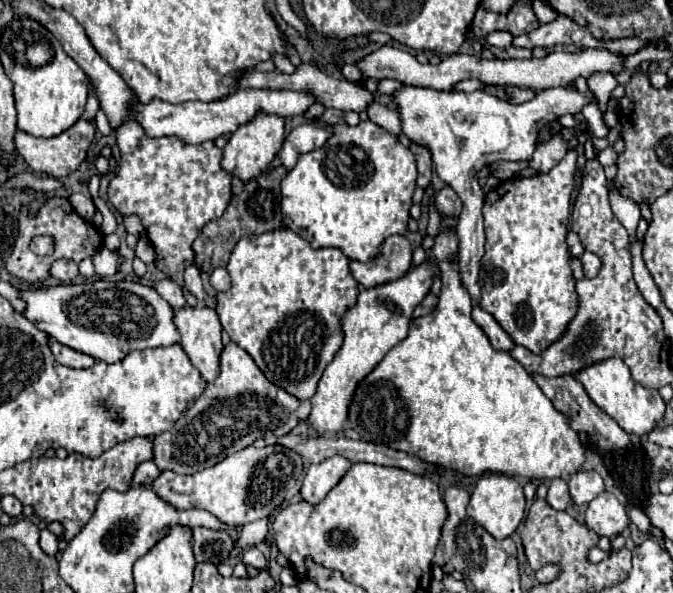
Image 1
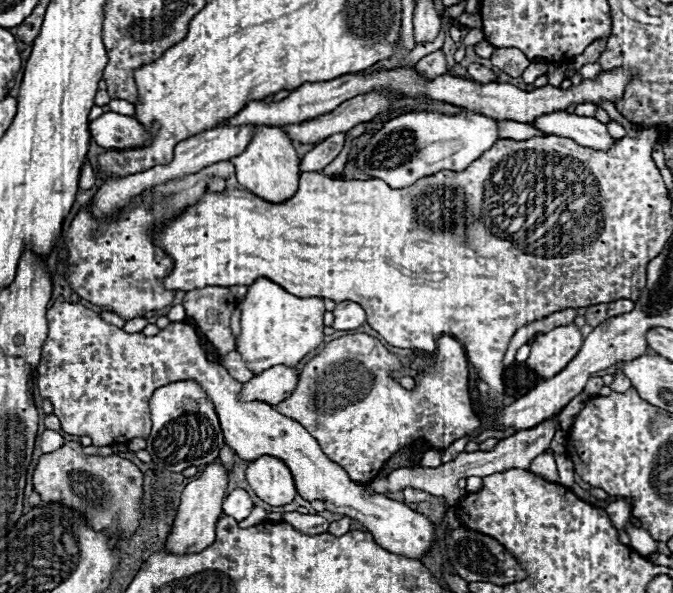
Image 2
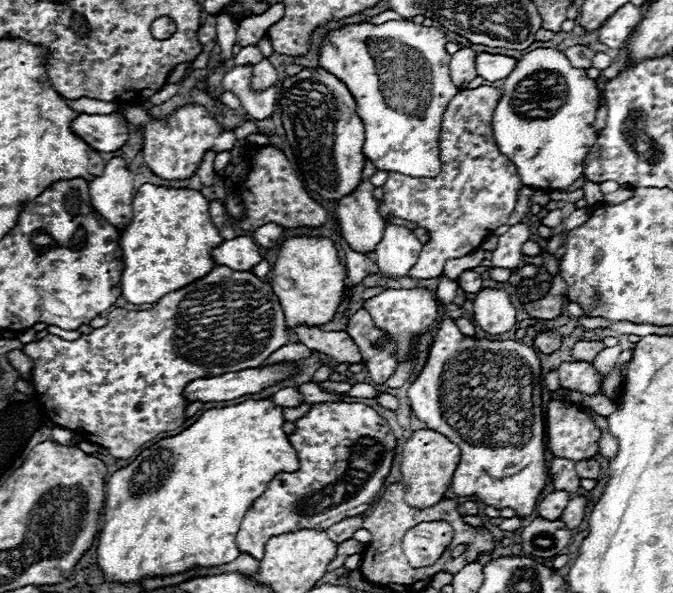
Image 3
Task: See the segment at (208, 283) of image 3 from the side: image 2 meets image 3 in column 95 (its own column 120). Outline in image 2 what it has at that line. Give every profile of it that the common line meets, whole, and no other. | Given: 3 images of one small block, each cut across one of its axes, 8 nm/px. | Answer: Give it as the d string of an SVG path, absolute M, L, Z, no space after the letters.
M58 298L56 304L46 312L48 318L48 338L42 346L42 360L38 364L38 388L42 398L48 398L54 406L54 414L62 422L62 430L66 434L74 436L90 436L94 446L112 446L112 444L126 444L136 436L148 436L152 420L150 420L150 408L148 400L152 392L164 384L170 384L172 380L196 380L204 392L208 392L210 400L214 402L216 414L220 418L220 426L224 432L226 444L240 456L242 460L258 460L260 456L274 456L282 460L288 470L294 476L296 492L308 500L322 500L326 510L338 516L350 516L352 520L358 520L368 528L368 532L374 536L374 540L394 552L408 558L422 558L432 542L434 542L434 526L424 516L414 512L402 502L390 500L384 494L368 494L364 484L352 482L348 474L330 458L324 456L318 442L300 426L296 420L282 416L276 412L270 404L264 402L240 402L240 388L242 384L236 384L232 376L220 364L212 364L206 358L206 352L200 346L200 336L194 326L186 322L170 322L164 330L160 330L156 336L144 336L144 334L126 334L122 328L116 328L108 322L104 322L96 312L84 308L82 304L70 304L64 298Z

